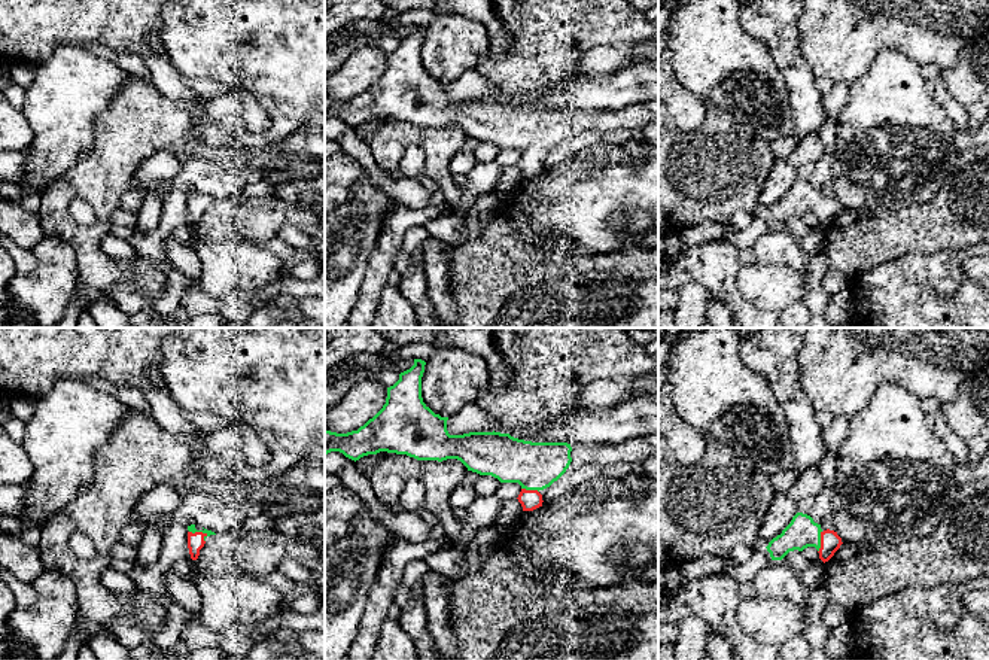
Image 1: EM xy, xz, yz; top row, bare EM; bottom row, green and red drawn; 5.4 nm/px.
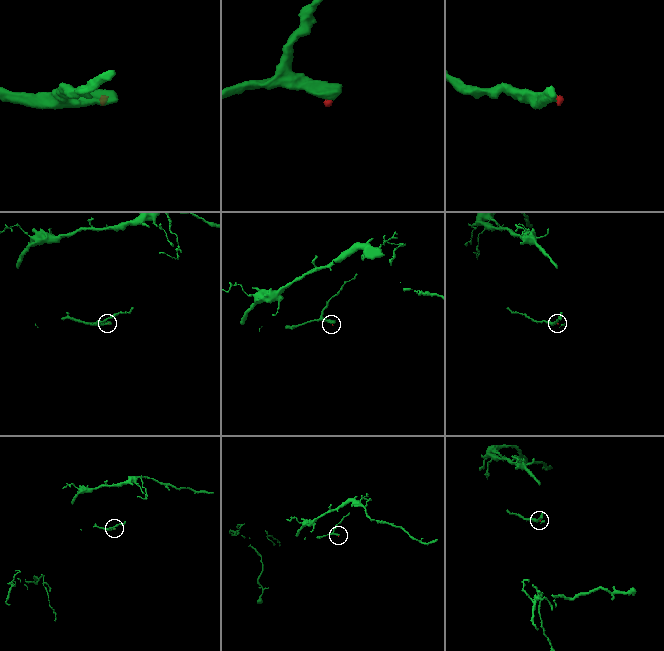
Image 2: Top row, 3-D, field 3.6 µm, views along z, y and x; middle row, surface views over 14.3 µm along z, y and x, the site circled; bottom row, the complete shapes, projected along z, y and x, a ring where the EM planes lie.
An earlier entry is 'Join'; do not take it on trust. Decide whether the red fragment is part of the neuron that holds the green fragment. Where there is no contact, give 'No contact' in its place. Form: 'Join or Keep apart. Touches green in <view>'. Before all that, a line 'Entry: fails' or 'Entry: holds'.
Entry: holds
Join. Touches green in yz

